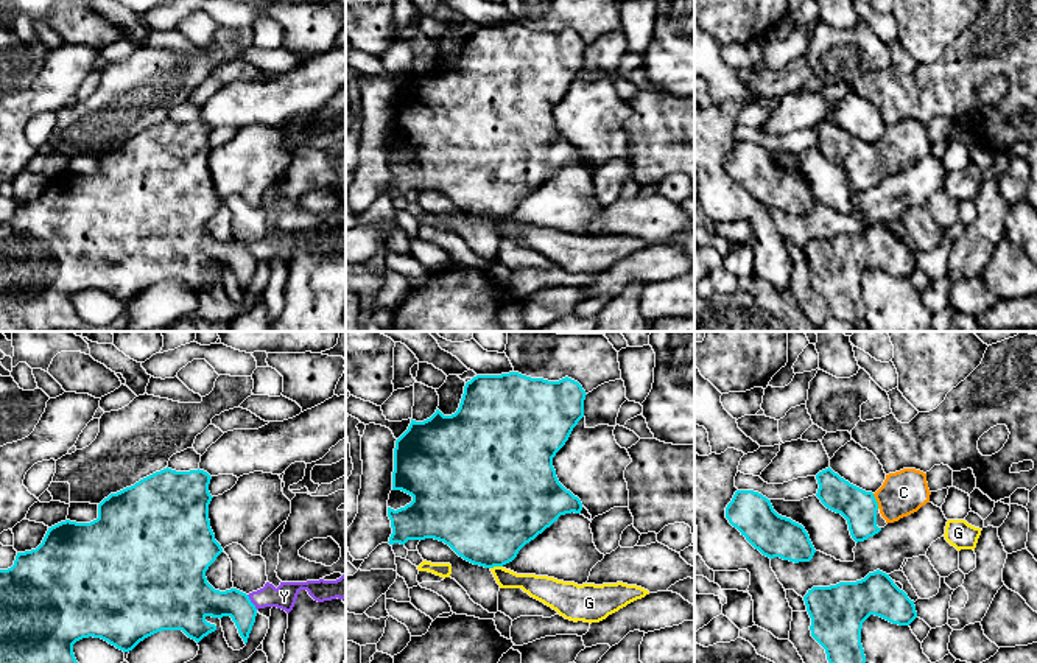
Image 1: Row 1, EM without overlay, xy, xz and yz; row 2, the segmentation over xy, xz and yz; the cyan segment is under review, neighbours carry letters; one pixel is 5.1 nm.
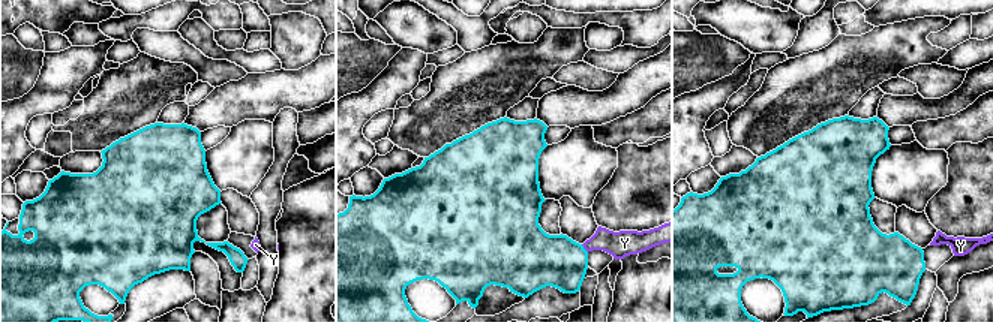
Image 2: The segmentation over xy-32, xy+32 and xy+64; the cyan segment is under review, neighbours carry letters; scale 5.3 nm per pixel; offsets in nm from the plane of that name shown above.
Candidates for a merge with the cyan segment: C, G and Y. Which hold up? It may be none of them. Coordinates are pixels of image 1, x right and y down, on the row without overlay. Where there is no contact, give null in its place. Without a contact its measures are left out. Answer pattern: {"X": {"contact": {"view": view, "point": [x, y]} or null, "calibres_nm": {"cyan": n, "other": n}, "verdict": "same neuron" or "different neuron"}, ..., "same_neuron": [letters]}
{"C": {"contact": {"view": "yz", "point": [875, 153]}, "calibres_nm": {"cyan": 180, "other": 220}, "verdict": "same neuron"}, "G": {"contact": {"view": "xz", "point": [495, 217]}, "calibres_nm": {"cyan": 480, "other": 120}, "verdict": "different neuron"}, "Y": {"contact": {"view": "xy", "point": [251, 254]}, "calibres_nm": {"cyan": 170, "other": 120}, "verdict": "different neuron"}, "same_neuron": ["C"]}

